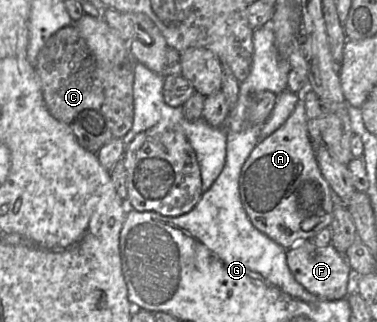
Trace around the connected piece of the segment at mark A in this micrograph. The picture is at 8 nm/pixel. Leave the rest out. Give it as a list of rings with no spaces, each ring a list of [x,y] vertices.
[[[297,40],[289,56],[289,63],[304,80],[304,88],[296,92],[298,102],[285,123],[255,146],[243,165],[239,179],[240,198],[249,220],[256,229],[286,250],[301,241],[311,240],[322,229],[329,227],[333,220],[334,209],[333,191],[321,173],[308,132],[305,103],[308,62],[297,47]]]

